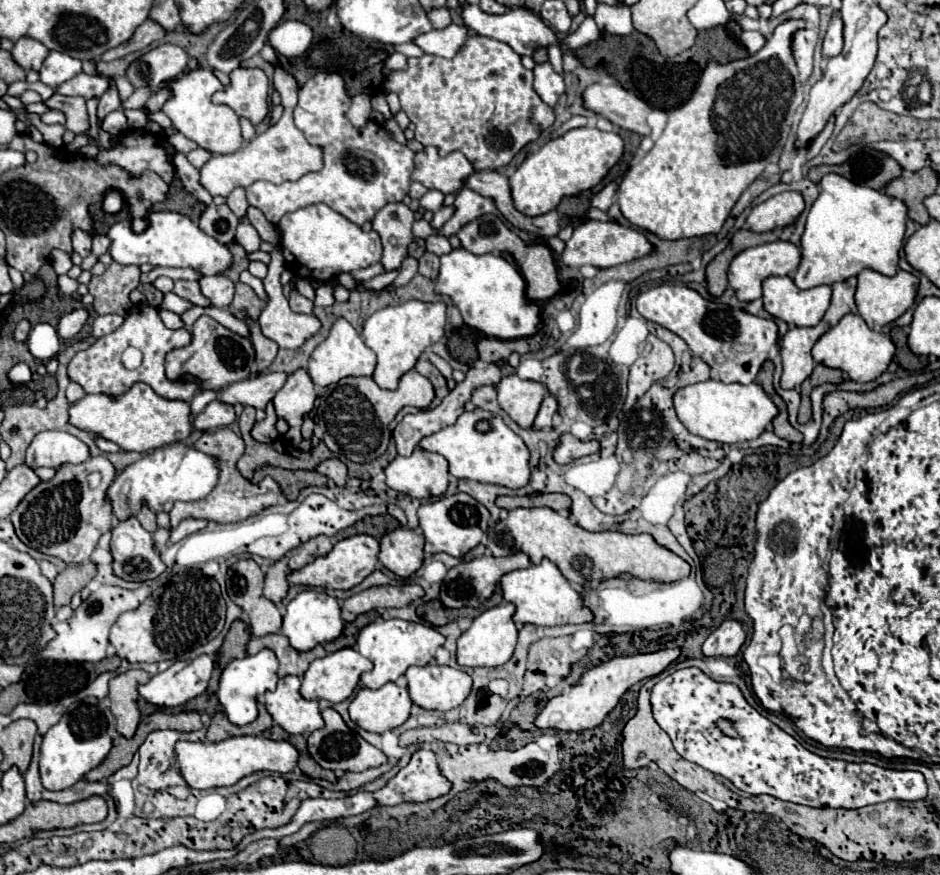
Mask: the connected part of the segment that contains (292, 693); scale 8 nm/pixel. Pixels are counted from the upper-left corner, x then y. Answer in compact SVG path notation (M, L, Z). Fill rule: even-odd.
M282 677L274 691L264 693L262 703L266 705L272 719L290 735L308 737L312 731L324 727L324 719L318 709L318 701L306 701L298 693L298 677Z

